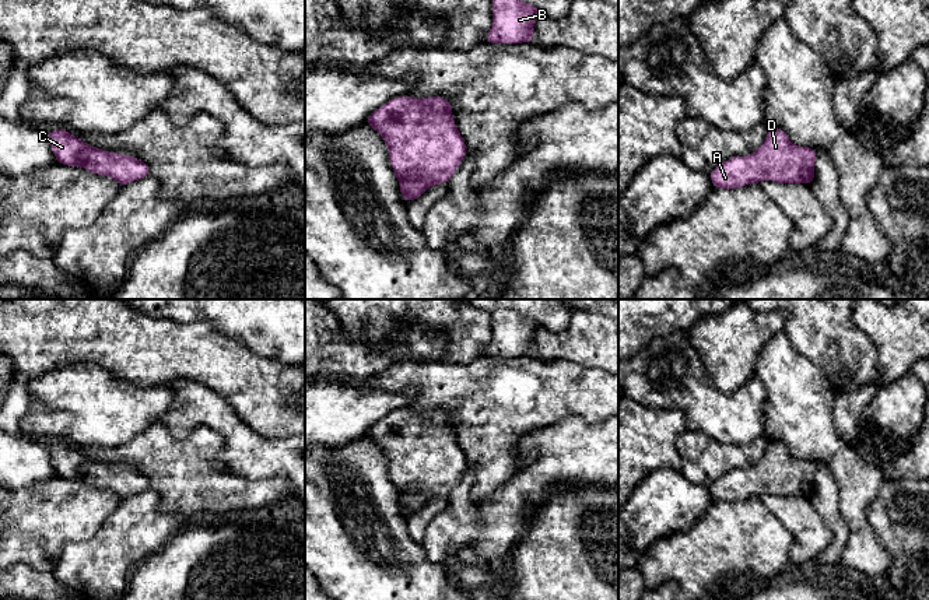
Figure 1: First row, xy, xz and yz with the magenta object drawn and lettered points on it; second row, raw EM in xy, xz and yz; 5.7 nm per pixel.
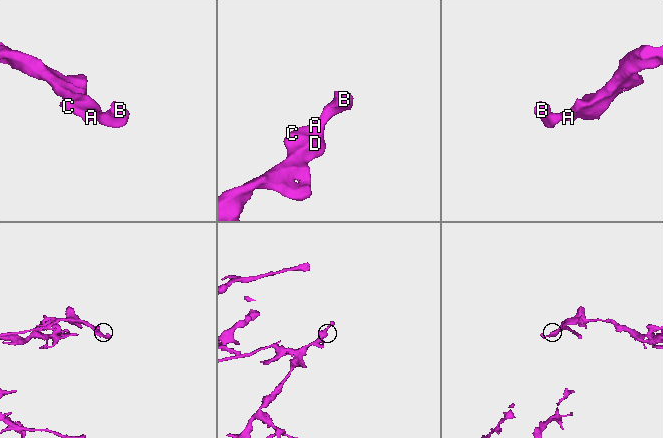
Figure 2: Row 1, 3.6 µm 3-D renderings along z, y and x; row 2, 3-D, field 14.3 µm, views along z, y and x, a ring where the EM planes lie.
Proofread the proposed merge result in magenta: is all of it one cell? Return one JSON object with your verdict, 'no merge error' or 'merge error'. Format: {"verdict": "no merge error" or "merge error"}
{"verdict": "no merge error"}

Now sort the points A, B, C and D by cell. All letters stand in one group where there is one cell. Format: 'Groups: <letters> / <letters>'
Groups: A B C D

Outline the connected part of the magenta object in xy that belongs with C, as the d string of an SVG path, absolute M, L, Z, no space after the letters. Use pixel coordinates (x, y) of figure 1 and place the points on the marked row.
M63 129L48 131L48 137L57 164L83 166L92 173L111 176L120 187L150 175L141 159L90 147Z

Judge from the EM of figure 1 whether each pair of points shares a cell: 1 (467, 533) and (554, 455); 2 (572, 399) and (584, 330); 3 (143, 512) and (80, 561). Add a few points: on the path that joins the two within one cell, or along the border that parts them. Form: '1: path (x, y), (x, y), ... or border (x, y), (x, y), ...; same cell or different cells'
1: path (490, 520), (533, 477); same cell
2: border (546, 360), (571, 360), (603, 371); different cells
3: path (128, 527), (95, 560); same cell

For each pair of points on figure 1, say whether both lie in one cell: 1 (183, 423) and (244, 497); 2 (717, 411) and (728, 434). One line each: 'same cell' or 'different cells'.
1: different cells
2: same cell

